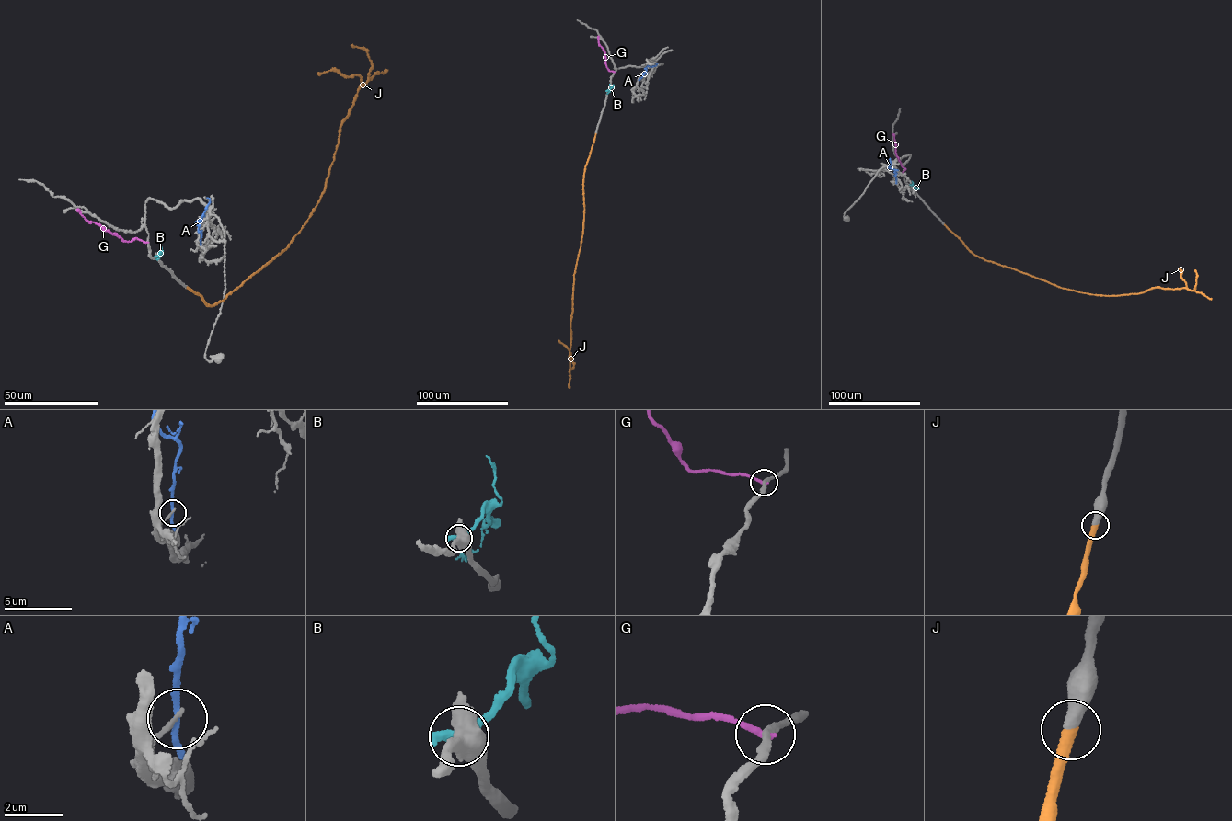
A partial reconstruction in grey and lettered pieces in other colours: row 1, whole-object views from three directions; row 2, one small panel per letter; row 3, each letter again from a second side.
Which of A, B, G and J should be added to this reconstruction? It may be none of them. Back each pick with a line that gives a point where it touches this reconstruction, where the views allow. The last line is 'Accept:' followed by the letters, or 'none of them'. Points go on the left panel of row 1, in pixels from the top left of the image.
J: meets grey at (187, 287)
Accept: J

